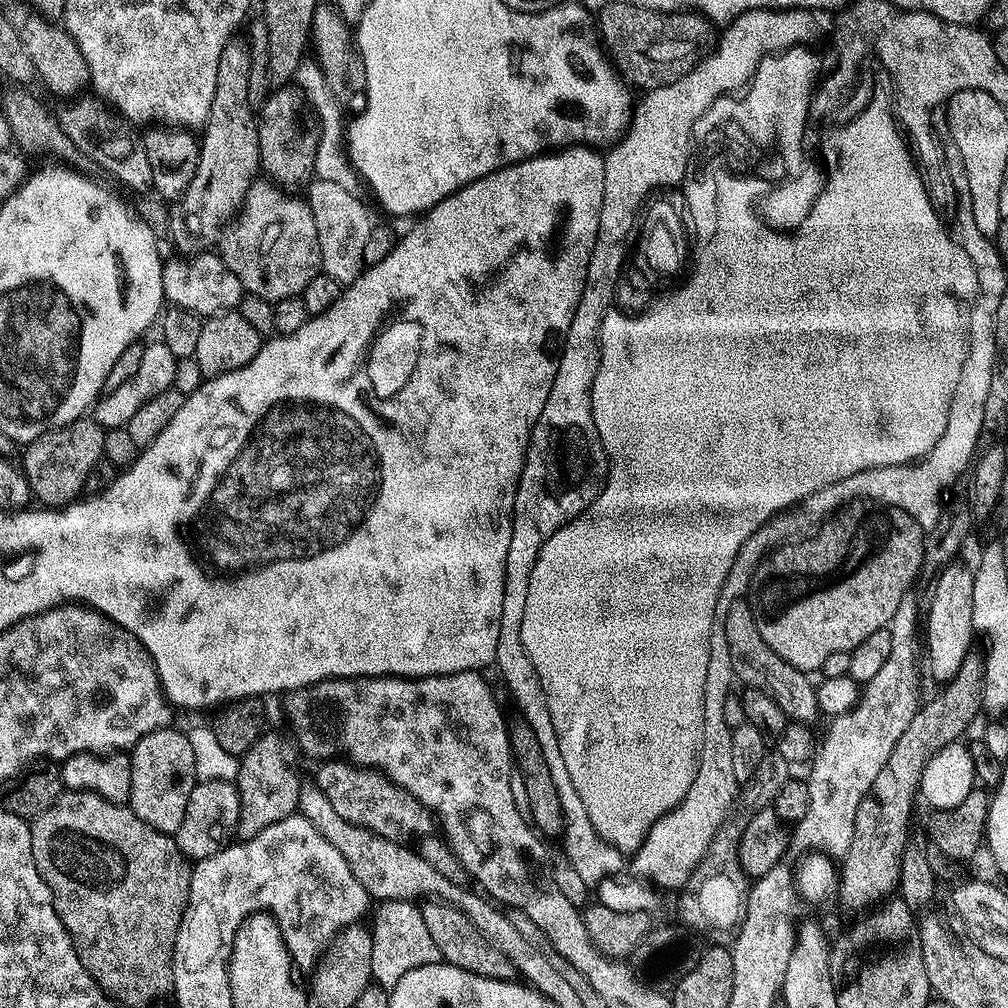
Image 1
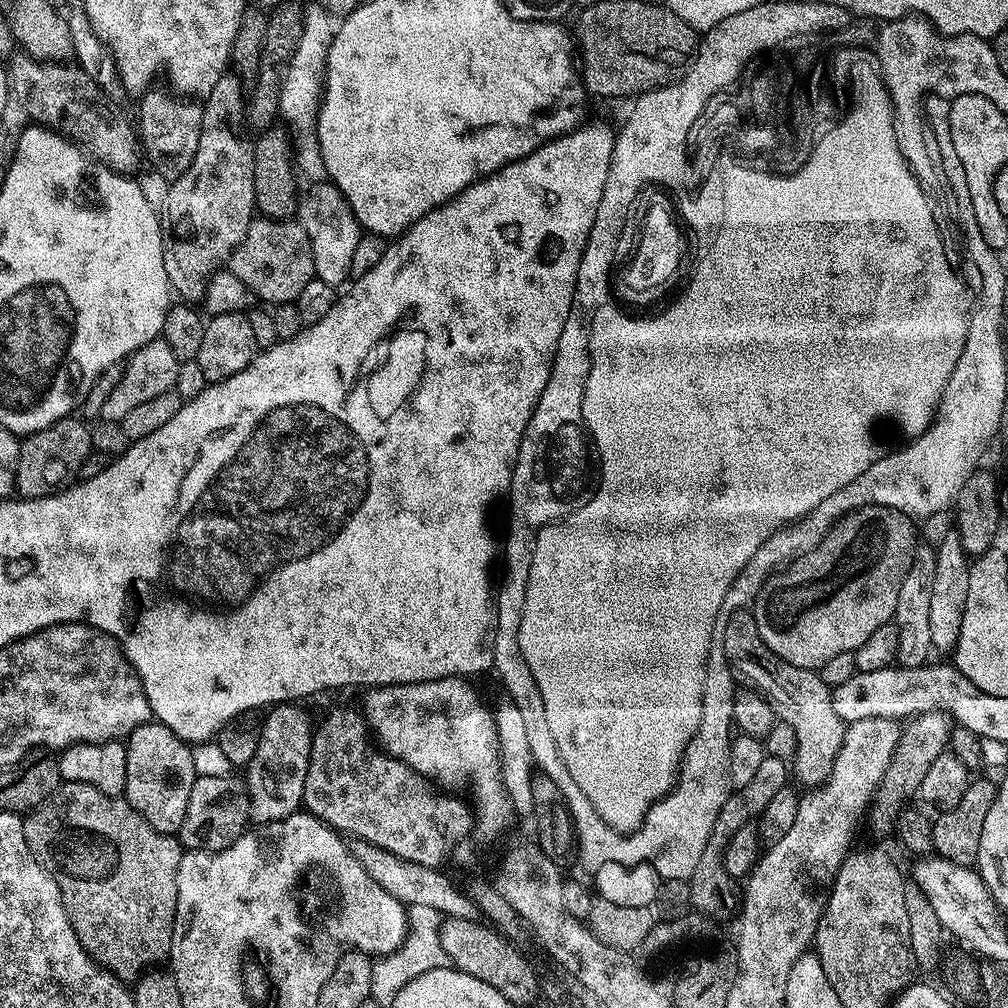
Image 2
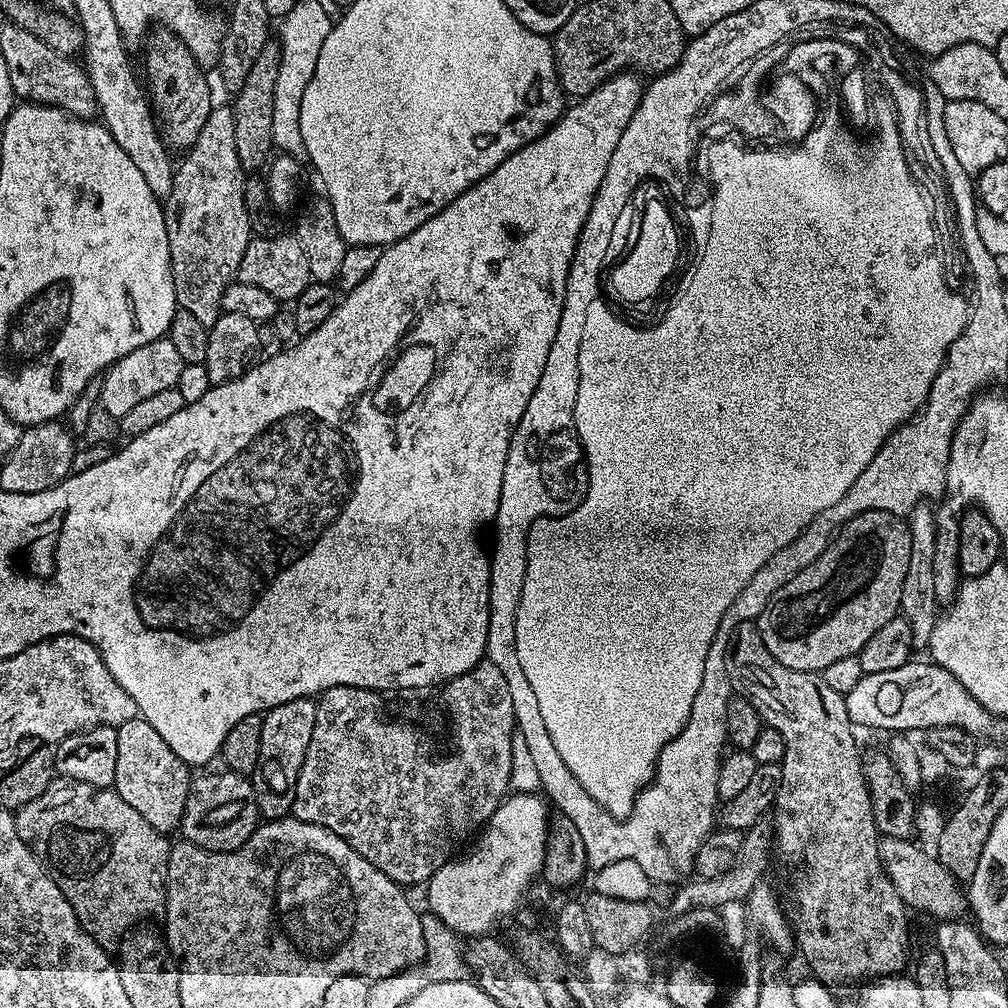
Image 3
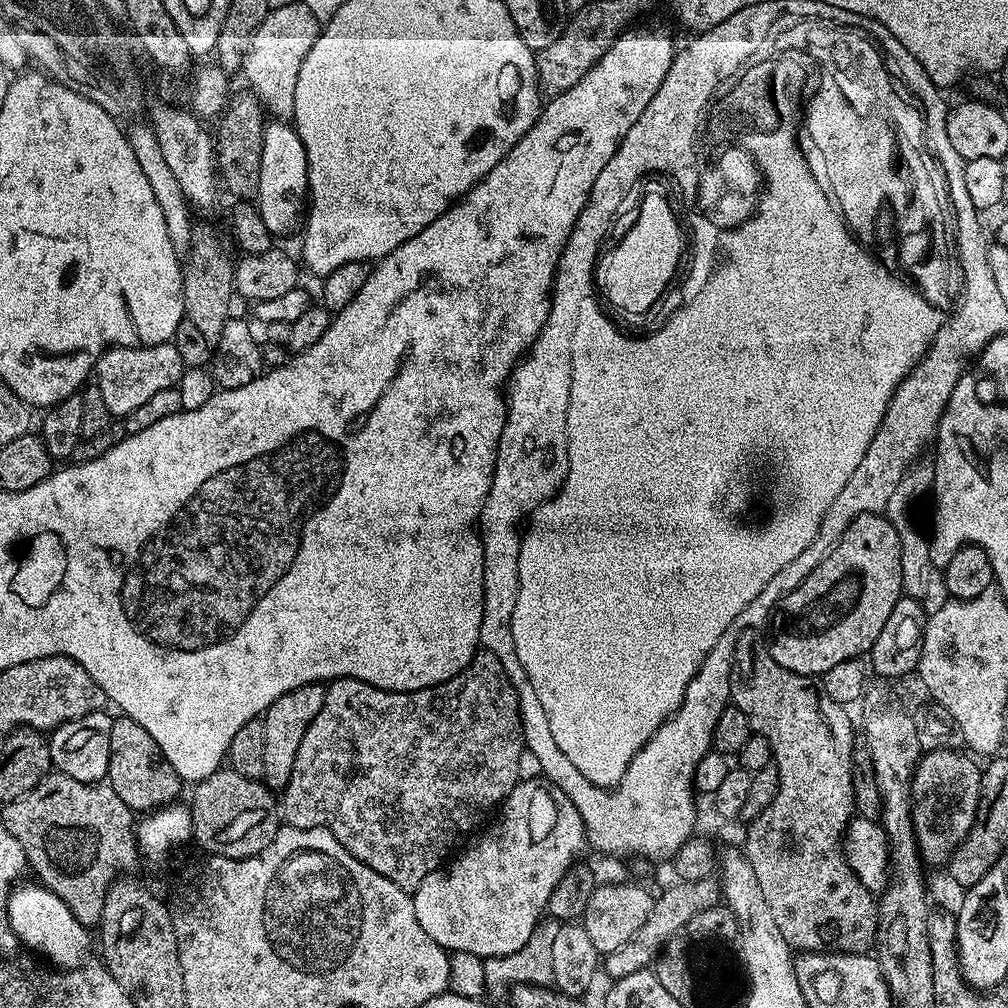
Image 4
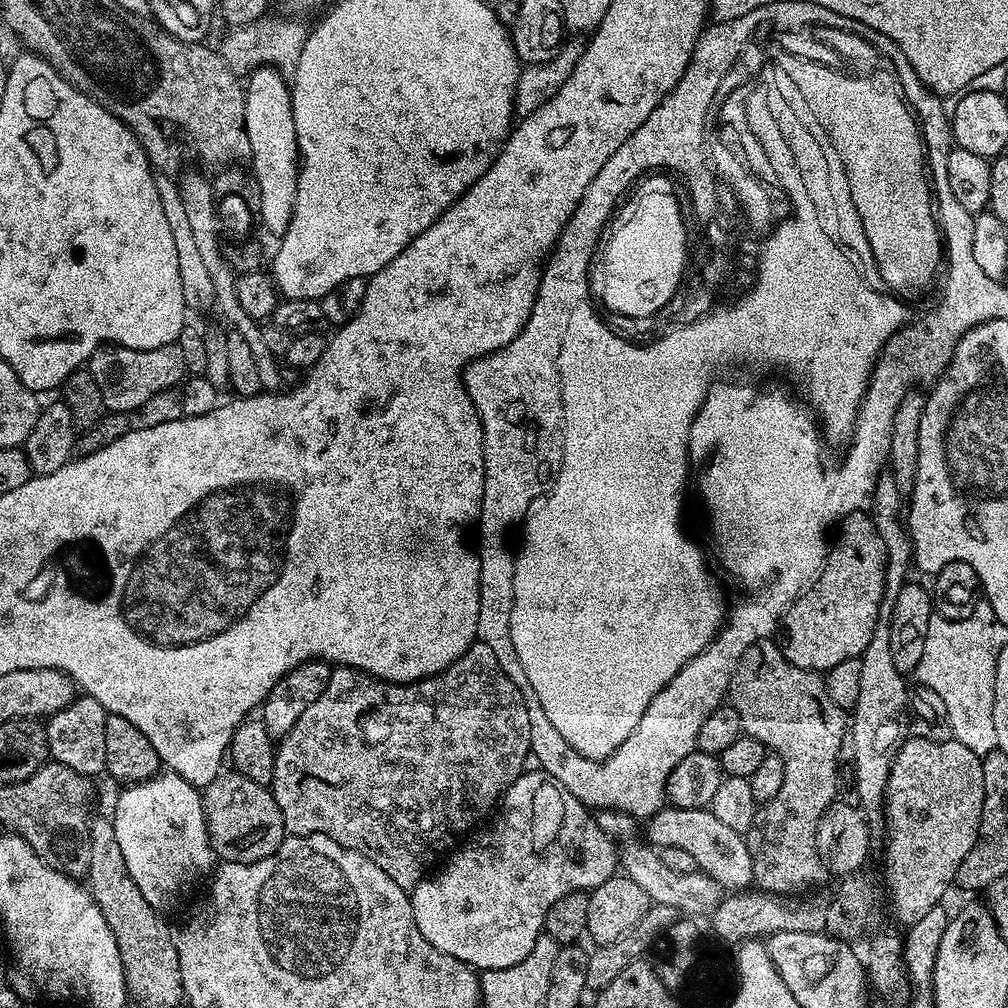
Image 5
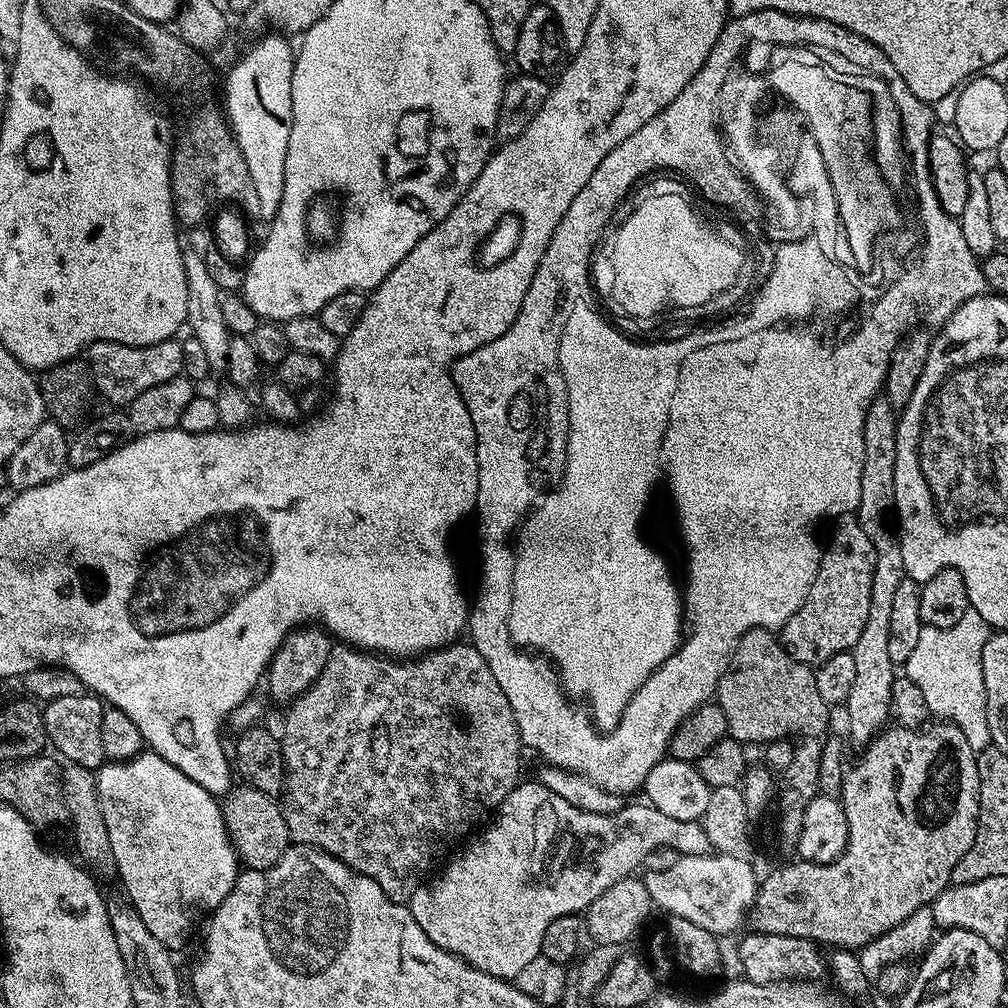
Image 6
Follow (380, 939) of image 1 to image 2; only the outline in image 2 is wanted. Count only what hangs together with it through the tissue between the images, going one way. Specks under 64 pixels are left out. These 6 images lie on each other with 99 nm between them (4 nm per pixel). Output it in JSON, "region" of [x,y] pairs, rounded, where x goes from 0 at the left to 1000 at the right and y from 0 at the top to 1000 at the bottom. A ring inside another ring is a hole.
{"region":[[[406,898],[403,903],[406,921],[392,943],[382,945],[372,951],[368,960],[368,989],[376,993],[379,998],[386,997],[390,990],[416,966],[425,965],[427,962],[441,960],[445,957],[442,944],[438,938],[437,905],[427,899]]]}

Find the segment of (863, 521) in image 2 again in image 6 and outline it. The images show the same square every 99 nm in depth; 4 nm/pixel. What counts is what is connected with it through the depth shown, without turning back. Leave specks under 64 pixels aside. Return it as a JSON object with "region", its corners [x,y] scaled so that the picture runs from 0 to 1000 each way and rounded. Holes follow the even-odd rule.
{"region":[[[838,510],[827,521],[825,537],[813,553],[813,563],[802,592],[776,624],[778,644],[803,661],[813,661],[829,649],[844,647],[859,622],[859,613],[863,613],[863,577],[867,577],[869,557],[867,538],[859,534],[859,526],[855,526],[848,511]]]}

